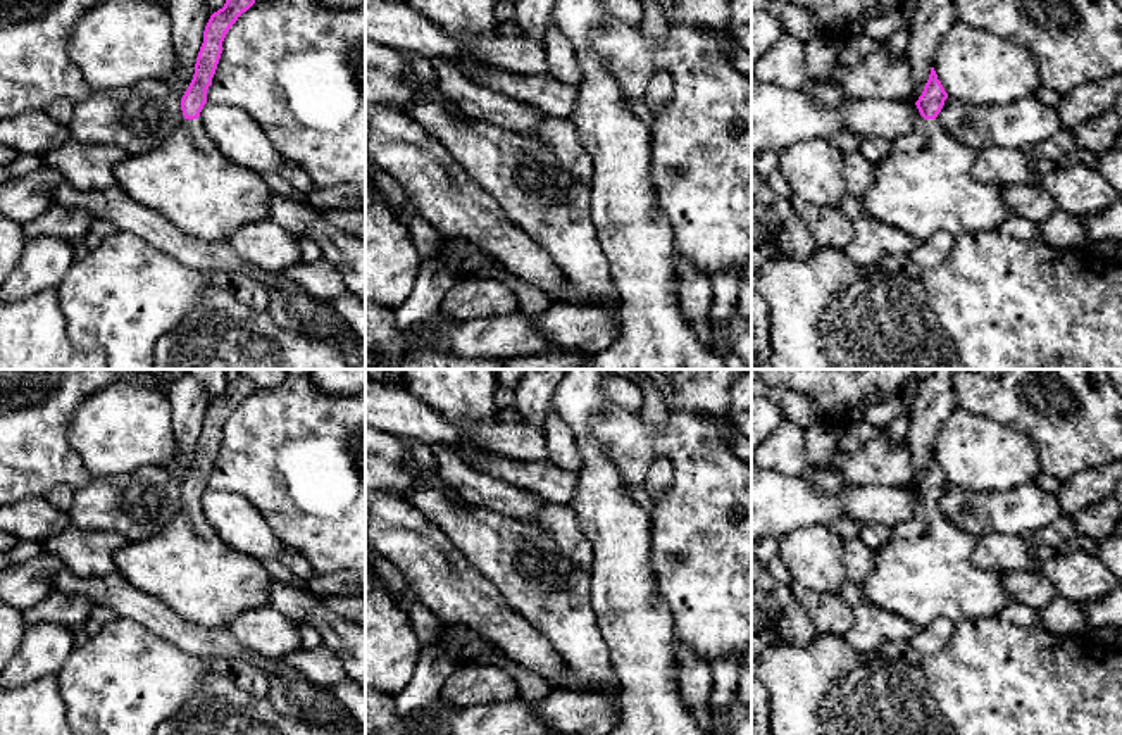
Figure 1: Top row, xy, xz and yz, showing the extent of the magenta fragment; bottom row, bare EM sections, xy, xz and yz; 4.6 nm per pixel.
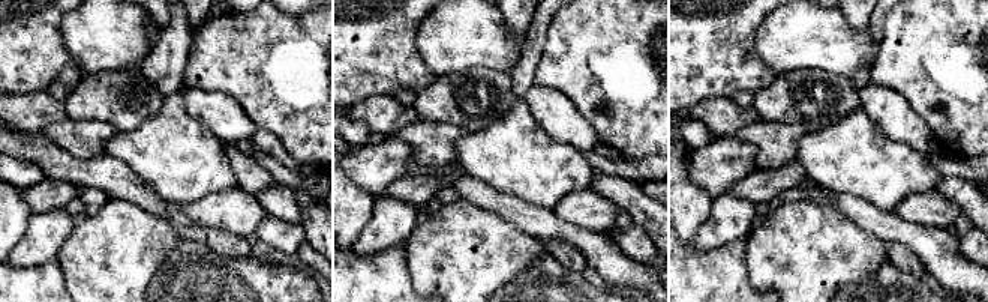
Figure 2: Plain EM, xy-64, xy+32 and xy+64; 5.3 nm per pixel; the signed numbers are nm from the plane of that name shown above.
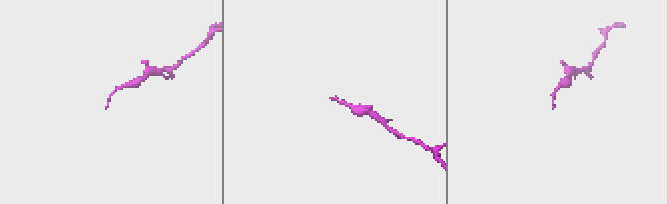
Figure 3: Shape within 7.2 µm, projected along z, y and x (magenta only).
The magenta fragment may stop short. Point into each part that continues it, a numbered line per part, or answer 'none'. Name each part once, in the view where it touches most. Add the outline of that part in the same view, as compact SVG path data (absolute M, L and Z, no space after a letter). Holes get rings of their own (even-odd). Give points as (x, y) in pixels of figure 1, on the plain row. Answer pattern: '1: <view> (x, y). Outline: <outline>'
1: xy (186, 566). Outline: M200 504L184 506L162 531L128 542L114 561L133 587L203 628L228 628L238 614L269 606L272 578L267 569L259 559L231 549L210 526Z

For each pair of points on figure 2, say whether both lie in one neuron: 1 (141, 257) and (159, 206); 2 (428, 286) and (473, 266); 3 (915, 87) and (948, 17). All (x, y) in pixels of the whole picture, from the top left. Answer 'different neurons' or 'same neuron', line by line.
1: different neurons
2: same neuron
3: same neuron

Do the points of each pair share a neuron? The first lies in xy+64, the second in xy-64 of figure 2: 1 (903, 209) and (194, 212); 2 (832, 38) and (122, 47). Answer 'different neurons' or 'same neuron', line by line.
1: same neuron
2: same neuron

